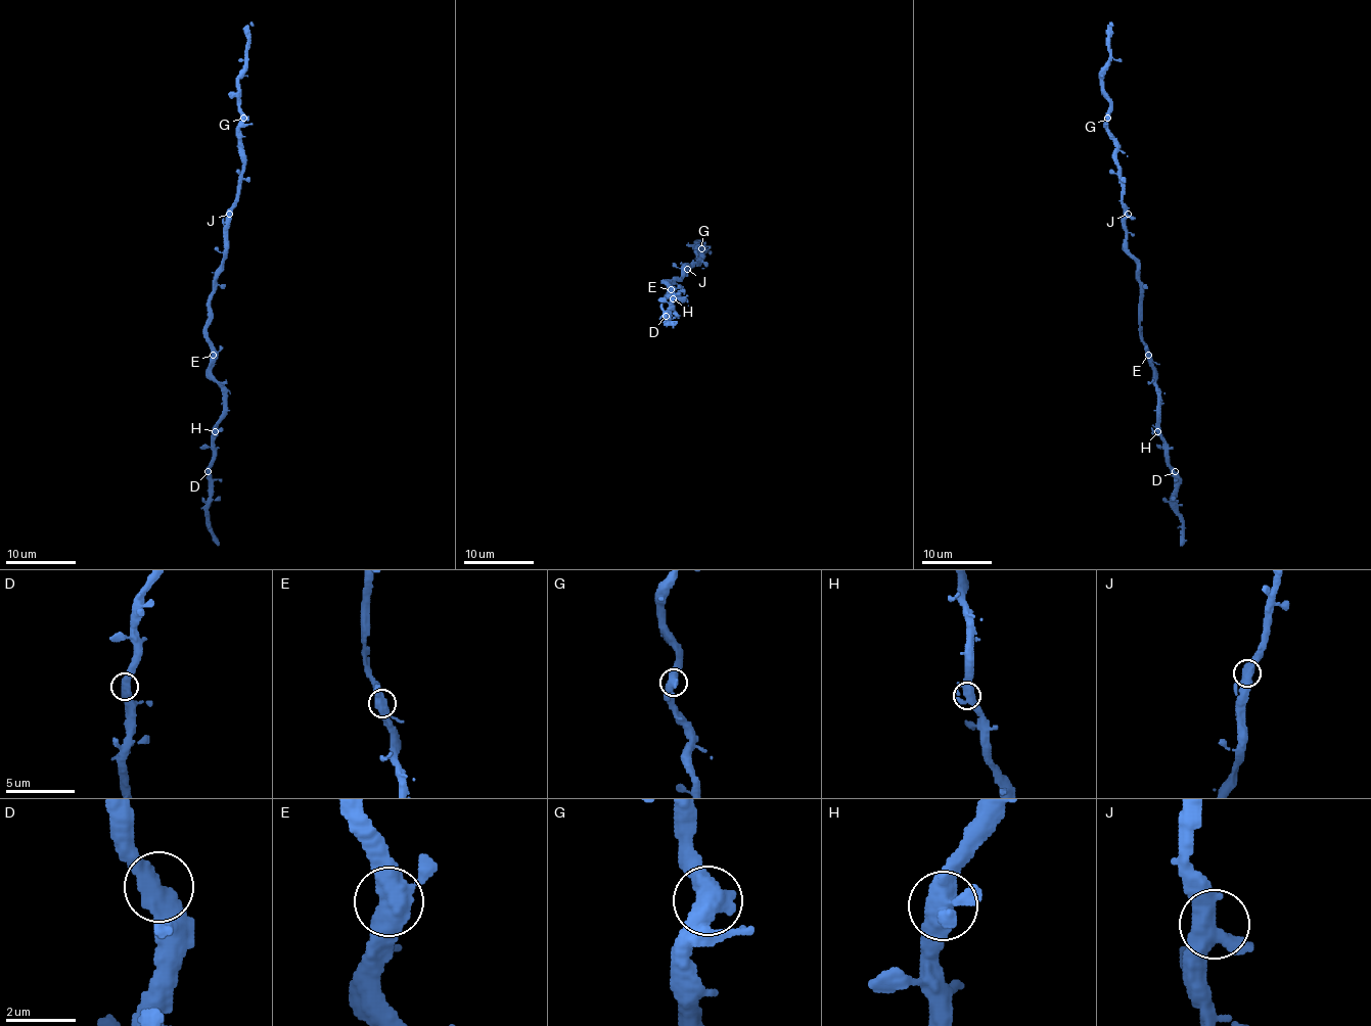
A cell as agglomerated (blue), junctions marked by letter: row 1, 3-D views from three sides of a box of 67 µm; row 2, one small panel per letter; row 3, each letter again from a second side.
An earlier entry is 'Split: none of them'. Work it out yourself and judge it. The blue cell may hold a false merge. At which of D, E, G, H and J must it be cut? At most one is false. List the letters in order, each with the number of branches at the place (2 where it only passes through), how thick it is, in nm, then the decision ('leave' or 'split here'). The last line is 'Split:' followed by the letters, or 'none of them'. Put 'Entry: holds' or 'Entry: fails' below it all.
D: 2 | 500 nm | leave
E: 3 | 440 nm | leave
G: 2 | 550 nm | leave
H: 3 | 400 nm | leave
J: 3 | 420 nm | leave
Split: none of them
Entry: holds

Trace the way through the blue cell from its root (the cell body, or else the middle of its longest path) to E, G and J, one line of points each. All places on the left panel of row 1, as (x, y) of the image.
E: (213, 281), (210, 323), (206, 328), (206, 339), (213, 355)
G: (213, 281), (225, 251), (227, 210), (235, 199), (242, 168), (242, 144), (239, 137), (242, 118)
J: (213, 281), (225, 251), (229, 214)

